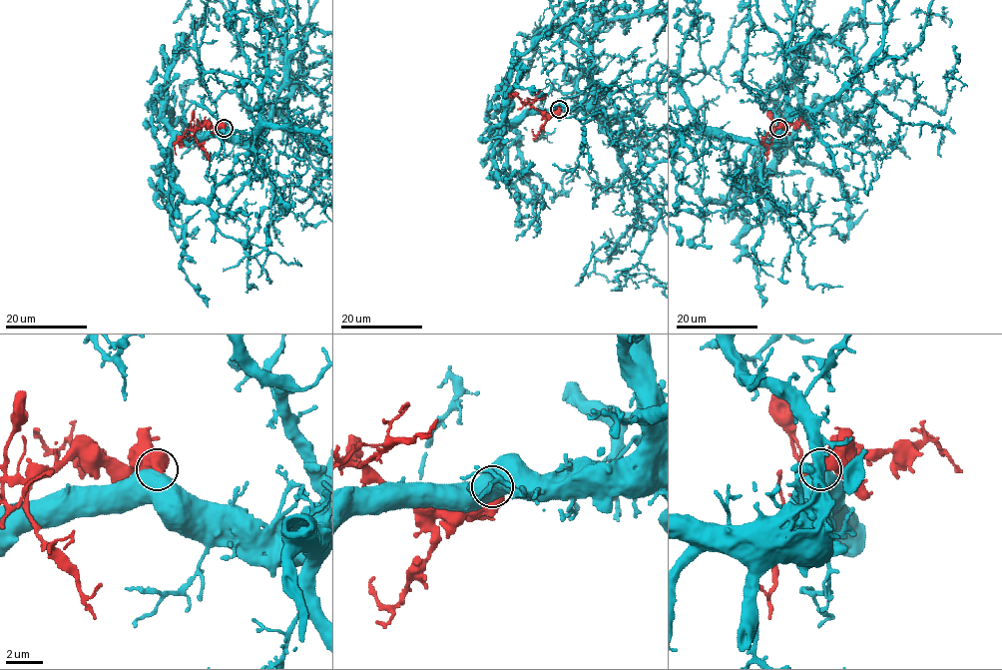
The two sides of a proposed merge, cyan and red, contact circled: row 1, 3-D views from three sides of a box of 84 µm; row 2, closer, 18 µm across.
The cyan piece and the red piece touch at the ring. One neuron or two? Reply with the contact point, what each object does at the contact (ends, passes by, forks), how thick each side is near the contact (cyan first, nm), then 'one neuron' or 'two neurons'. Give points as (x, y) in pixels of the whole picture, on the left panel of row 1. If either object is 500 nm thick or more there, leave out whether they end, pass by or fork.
(224, 128) | 750/700 nm | two neurons

